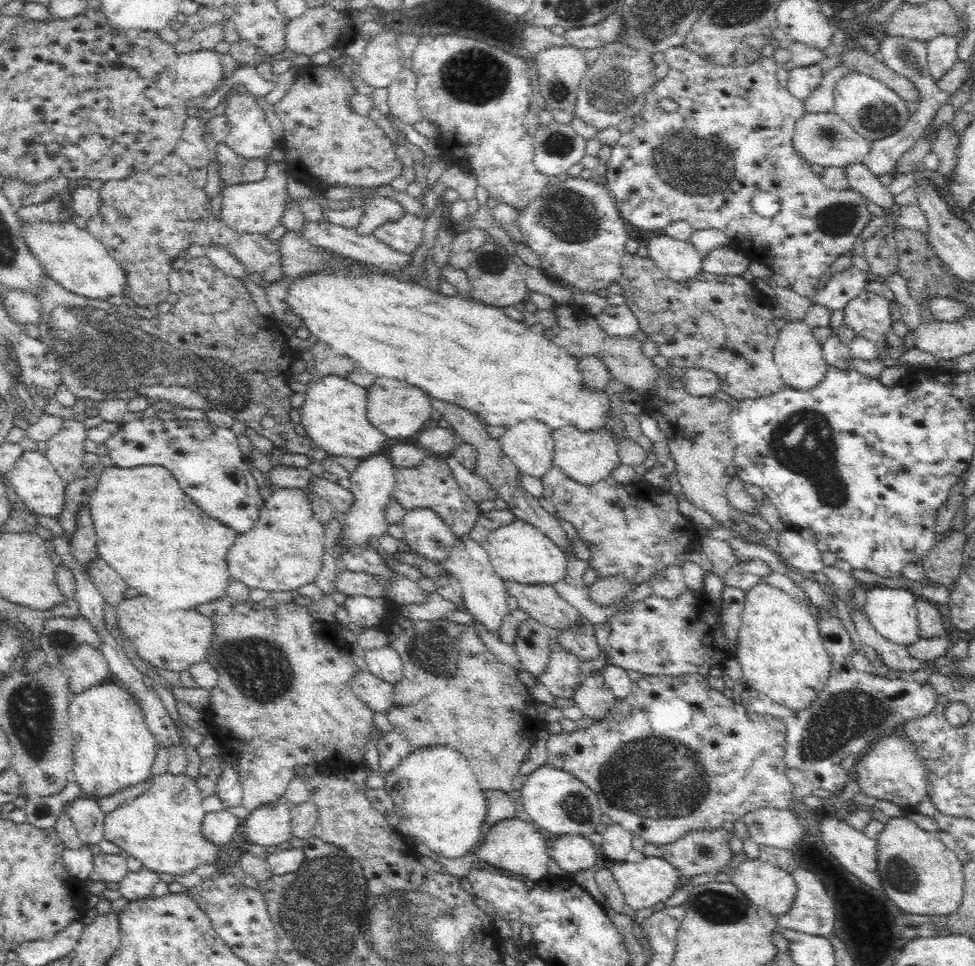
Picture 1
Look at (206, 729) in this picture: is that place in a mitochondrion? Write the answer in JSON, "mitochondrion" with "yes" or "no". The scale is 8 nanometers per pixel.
{"mitochondrion":"no"}

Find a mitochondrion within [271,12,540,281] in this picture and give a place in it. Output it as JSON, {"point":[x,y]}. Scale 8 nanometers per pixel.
{"point":[475,74]}

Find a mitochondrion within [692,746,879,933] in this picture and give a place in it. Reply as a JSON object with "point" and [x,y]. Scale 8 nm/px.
{"point":[705,851]}

